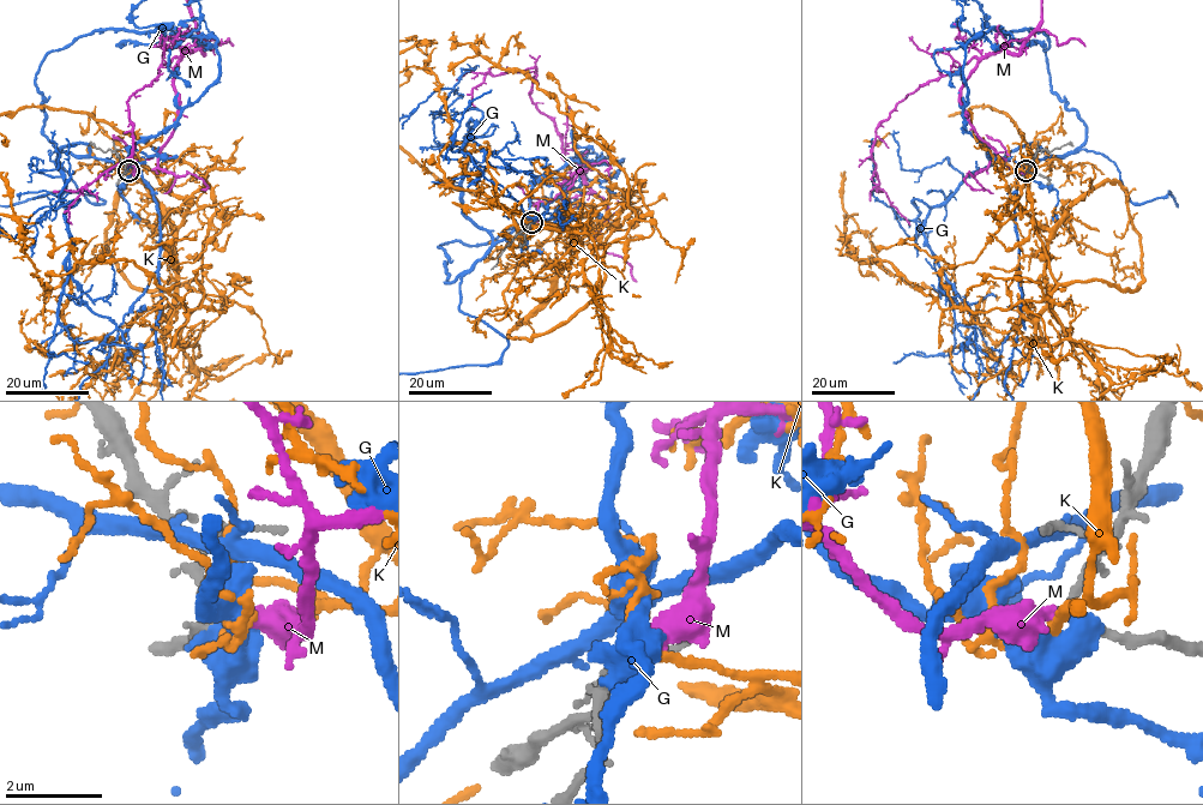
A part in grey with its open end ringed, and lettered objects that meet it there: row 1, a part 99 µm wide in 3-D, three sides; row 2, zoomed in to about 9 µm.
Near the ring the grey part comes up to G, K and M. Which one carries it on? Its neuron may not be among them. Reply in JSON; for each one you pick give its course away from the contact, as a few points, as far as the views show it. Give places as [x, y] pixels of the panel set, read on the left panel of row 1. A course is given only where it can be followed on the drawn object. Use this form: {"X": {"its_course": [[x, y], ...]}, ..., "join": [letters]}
{"M": {"its_course": [[128, 172], [170, 136], [176, 58], [127, 101], [131, 155], [79, 193], [70, 205], [72, 224]]}, "join": ["M"]}

